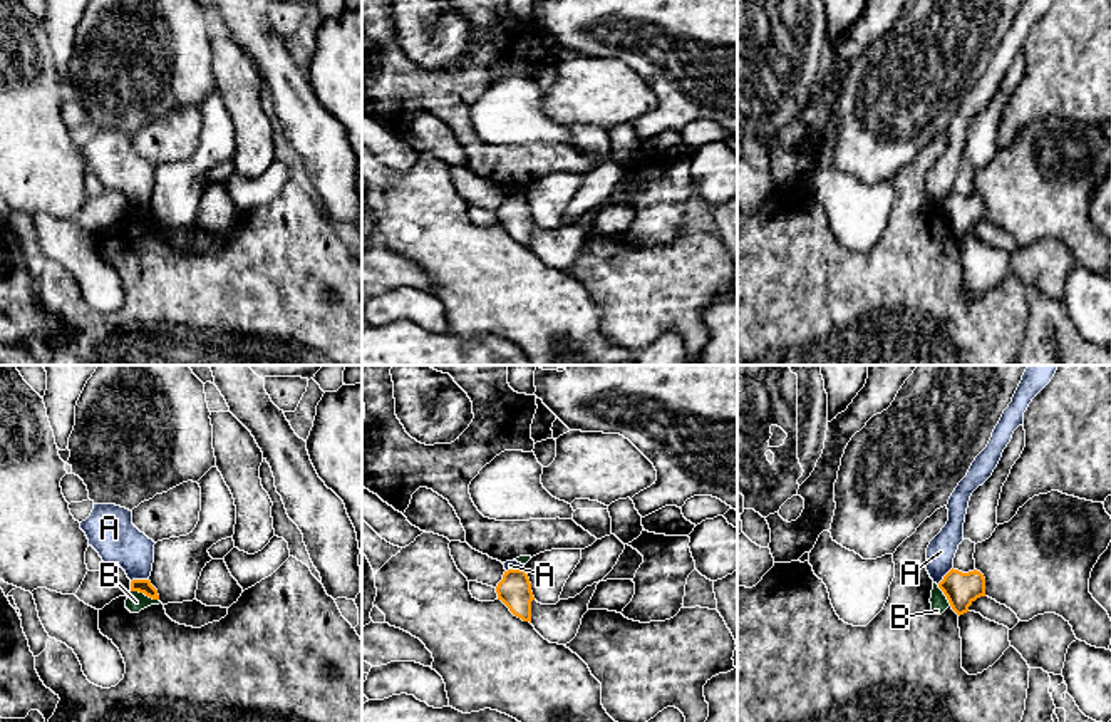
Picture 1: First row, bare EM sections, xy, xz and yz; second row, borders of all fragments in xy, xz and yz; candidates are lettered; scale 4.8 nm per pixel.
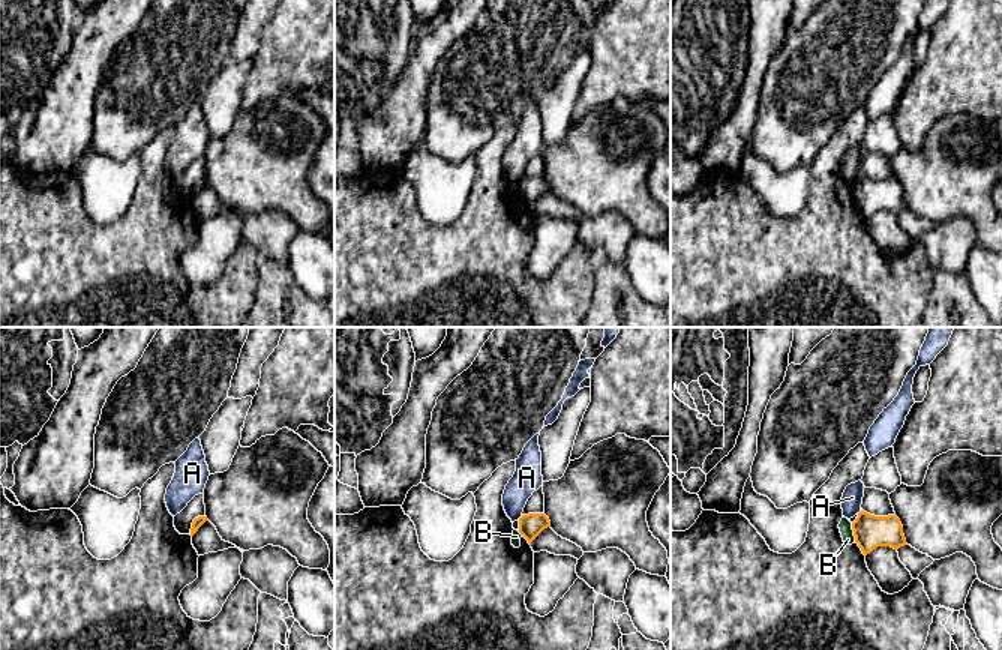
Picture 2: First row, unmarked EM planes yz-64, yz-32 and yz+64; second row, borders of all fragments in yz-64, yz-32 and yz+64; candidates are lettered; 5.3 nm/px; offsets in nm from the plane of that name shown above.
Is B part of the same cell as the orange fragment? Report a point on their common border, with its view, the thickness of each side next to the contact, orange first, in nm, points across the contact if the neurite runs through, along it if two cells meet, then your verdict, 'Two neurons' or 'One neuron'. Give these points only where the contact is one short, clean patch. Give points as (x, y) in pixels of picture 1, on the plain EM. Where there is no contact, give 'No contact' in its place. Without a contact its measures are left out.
Touches orange at xy (144, 218). Thickness 70 nm (orange) against 90 nm. Boundary: xy (131, 215), (143, 216), (158, 225). Two neurons

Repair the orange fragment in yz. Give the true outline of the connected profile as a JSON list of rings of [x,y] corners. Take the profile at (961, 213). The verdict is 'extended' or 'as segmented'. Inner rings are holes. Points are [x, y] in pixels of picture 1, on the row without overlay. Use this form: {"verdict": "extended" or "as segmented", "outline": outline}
{"verdict": "as segmented", "outline": [[[950,194],[938,213],[947,221],[952,235],[960,241],[969,236],[969,231],[980,221],[985,221],[985,203],[980,196],[974,194],[962,198]]]}

